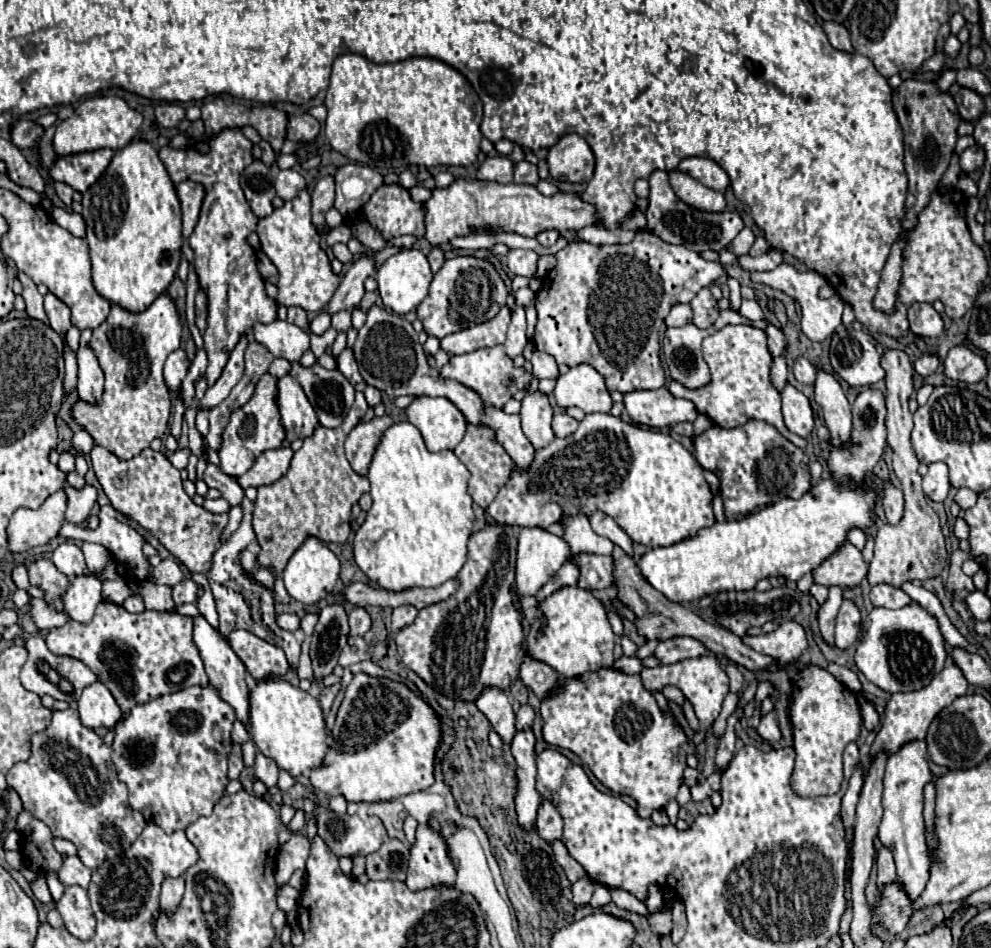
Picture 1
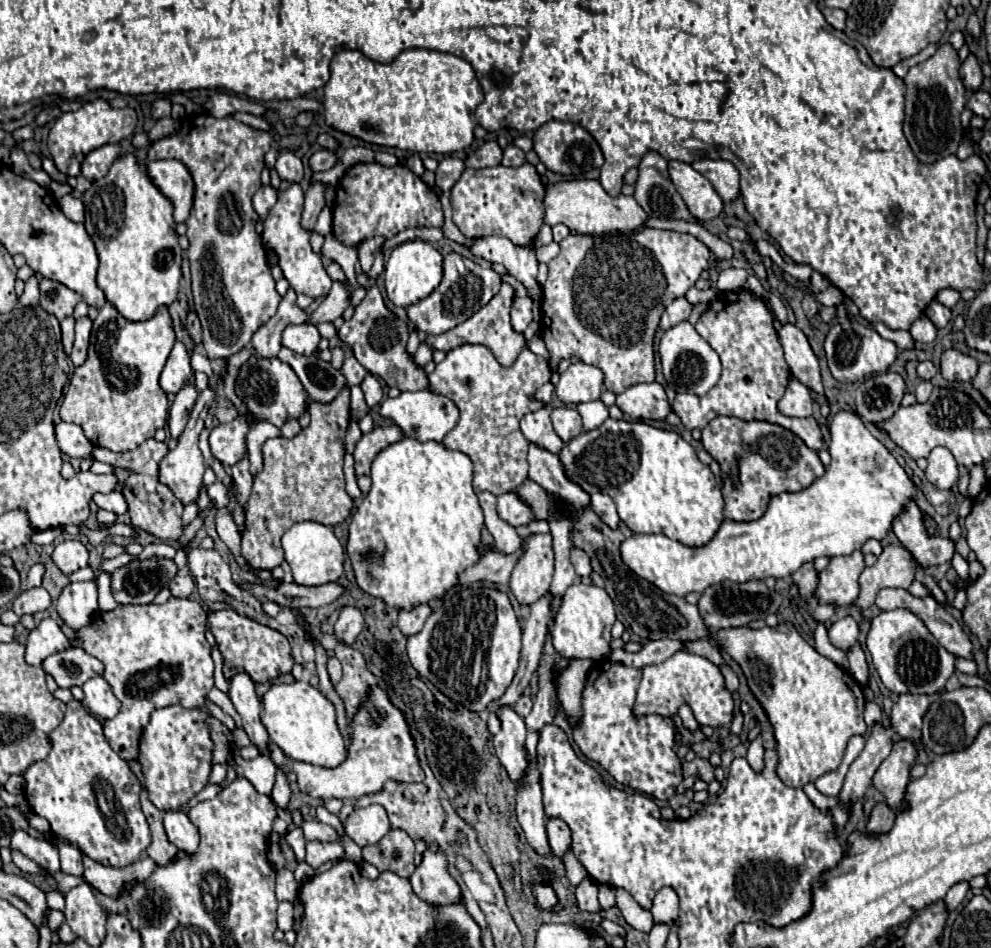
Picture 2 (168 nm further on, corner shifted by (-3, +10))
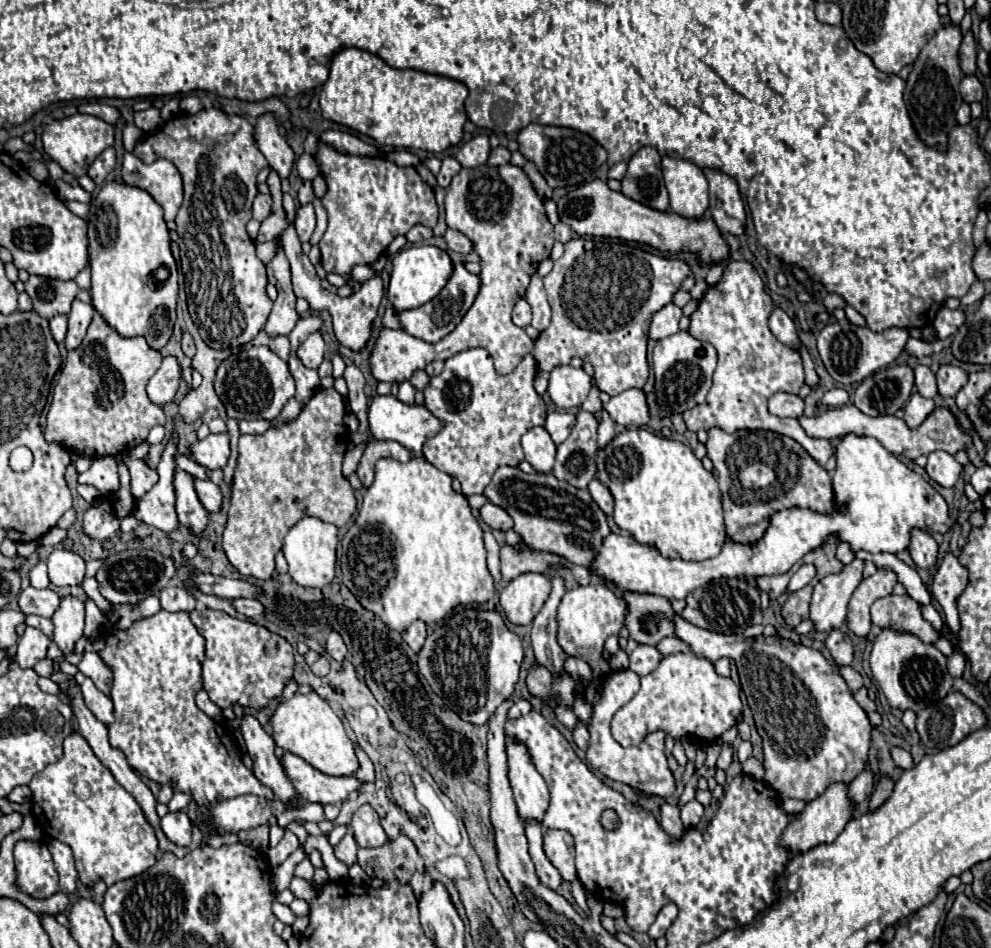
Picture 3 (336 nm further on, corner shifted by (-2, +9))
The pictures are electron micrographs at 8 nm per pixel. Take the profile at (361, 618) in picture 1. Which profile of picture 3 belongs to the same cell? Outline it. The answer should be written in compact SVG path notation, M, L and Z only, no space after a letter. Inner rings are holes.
M331 631L329 637L327 637L327 653L335 659L335 661L343 661L345 655L347 655L347 647L345 647L345 641L343 637L337 633L337 631Z

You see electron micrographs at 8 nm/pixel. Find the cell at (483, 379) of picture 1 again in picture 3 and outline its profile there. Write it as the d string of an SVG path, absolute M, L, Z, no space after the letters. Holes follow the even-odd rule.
M475 347L449 357L445 369L431 377L425 387L425 405L443 419L445 427L423 445L423 455L437 469L459 479L467 497L483 493L499 467L517 467L525 459L521 435L535 425L543 425L547 417L547 403L533 387L535 375L533 353L527 353L513 373L497 375L491 355Z

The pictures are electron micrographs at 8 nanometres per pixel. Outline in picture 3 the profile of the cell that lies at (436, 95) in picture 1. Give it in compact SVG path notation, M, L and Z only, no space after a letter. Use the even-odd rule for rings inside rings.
M343 49L331 61L331 73L319 93L319 105L323 117L345 125L361 135L375 139L377 143L399 147L399 149L423 149L431 153L441 153L463 139L463 127L467 123L465 101L467 101L467 87L461 81L433 75L417 69L393 69L377 55L363 51L363 49Z

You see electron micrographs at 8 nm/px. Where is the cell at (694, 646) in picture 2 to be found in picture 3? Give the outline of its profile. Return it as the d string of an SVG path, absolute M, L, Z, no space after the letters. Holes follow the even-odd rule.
M667 637L663 639L657 649L663 653L663 655L671 655L671 653L689 653L691 647L687 643L683 643L679 637Z

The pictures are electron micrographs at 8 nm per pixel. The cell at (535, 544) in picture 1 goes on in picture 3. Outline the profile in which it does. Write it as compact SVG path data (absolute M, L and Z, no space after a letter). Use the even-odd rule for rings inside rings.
M523 573L509 581L501 591L501 607L515 625L527 625L535 619L551 593L551 579L543 573Z

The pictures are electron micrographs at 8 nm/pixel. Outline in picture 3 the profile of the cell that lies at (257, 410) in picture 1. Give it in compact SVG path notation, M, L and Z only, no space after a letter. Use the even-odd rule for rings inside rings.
M229 433L209 435L203 441L191 445L193 459L207 469L223 469L229 459Z

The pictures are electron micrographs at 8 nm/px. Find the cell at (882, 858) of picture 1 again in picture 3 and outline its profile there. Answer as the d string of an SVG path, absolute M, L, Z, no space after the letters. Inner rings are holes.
M879 779L879 781L877 781L877 787L875 787L875 791L873 791L871 799L869 799L869 811L879 809L879 807L891 797L893 785L895 785L895 783L893 783L891 779Z

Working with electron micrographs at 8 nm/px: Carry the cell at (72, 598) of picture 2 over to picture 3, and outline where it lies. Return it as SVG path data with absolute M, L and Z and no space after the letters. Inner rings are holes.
M67 595L61 599L61 605L57 607L53 615L53 639L59 645L59 649L69 655L83 635L85 627L85 603L73 595Z

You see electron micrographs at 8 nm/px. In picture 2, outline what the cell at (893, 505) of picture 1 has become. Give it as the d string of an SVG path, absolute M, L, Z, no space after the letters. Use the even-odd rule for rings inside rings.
M910 502L904 514L894 522L894 534L924 570L950 562L954 554L954 544L950 540L940 536L932 538L928 534L916 502Z

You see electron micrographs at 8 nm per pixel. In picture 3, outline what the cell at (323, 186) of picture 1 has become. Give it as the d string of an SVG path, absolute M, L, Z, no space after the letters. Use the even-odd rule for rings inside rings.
M311 203L301 205L297 211L297 219L295 219L295 229L301 241L309 241L313 229L315 229L315 209Z

